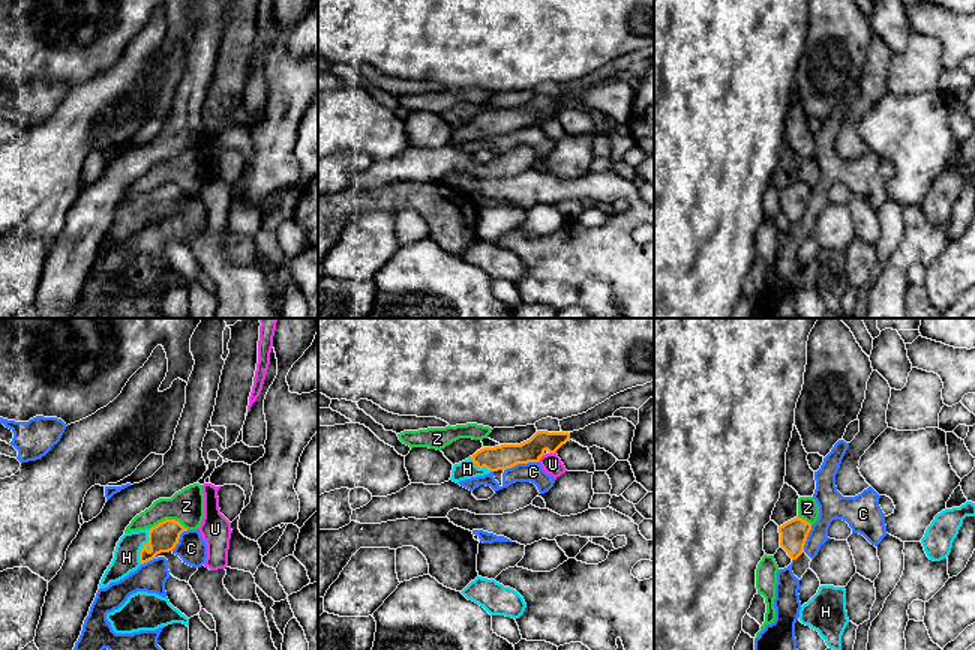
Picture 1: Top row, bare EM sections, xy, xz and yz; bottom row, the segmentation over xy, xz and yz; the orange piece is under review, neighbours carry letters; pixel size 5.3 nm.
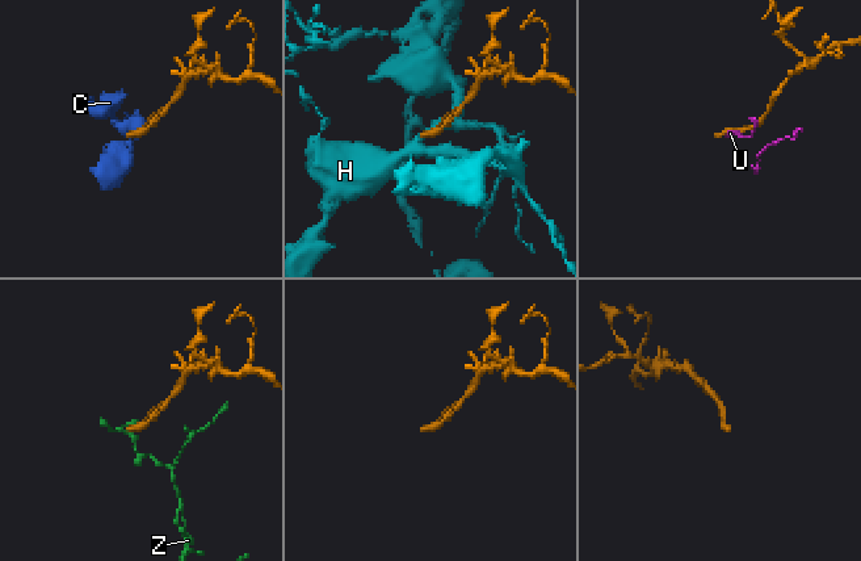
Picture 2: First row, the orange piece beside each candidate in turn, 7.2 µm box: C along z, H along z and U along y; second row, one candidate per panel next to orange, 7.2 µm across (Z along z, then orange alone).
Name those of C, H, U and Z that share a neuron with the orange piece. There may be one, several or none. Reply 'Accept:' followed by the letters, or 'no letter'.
Accept: H

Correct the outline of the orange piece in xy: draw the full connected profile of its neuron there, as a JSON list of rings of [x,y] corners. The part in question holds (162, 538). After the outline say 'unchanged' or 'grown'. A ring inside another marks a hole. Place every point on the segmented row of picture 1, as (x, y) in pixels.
[[[165,519],[152,528],[124,533],[117,542],[114,558],[105,570],[99,588],[123,579],[141,564],[156,558],[158,554],[172,551],[183,531],[188,528],[178,521]]] | grown

